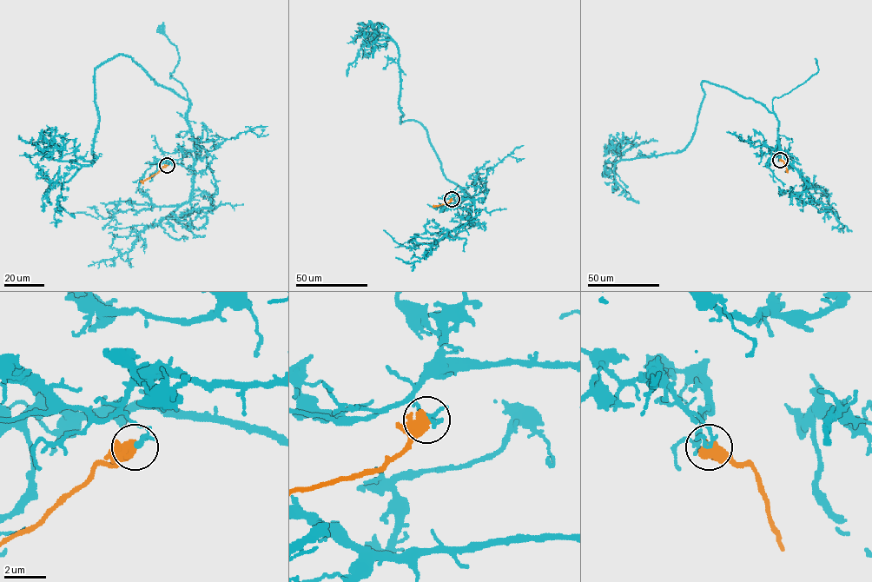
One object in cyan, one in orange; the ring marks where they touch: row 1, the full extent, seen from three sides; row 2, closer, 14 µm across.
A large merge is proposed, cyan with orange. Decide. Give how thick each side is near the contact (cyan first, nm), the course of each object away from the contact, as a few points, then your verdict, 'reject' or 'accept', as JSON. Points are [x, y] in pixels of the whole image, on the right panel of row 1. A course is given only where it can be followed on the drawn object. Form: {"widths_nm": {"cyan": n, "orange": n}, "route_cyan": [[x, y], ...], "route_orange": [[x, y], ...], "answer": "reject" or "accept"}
{"widths_nm": {"cyan": 180, "orange": 650}, "route_cyan": [[780, 160], [776, 115], [750, 98], [703, 81], [696, 130], [683, 149], [621, 159], [635, 144], [657, 141]], "route_orange": [[780, 160], [788, 171]], "answer": "reject"}

